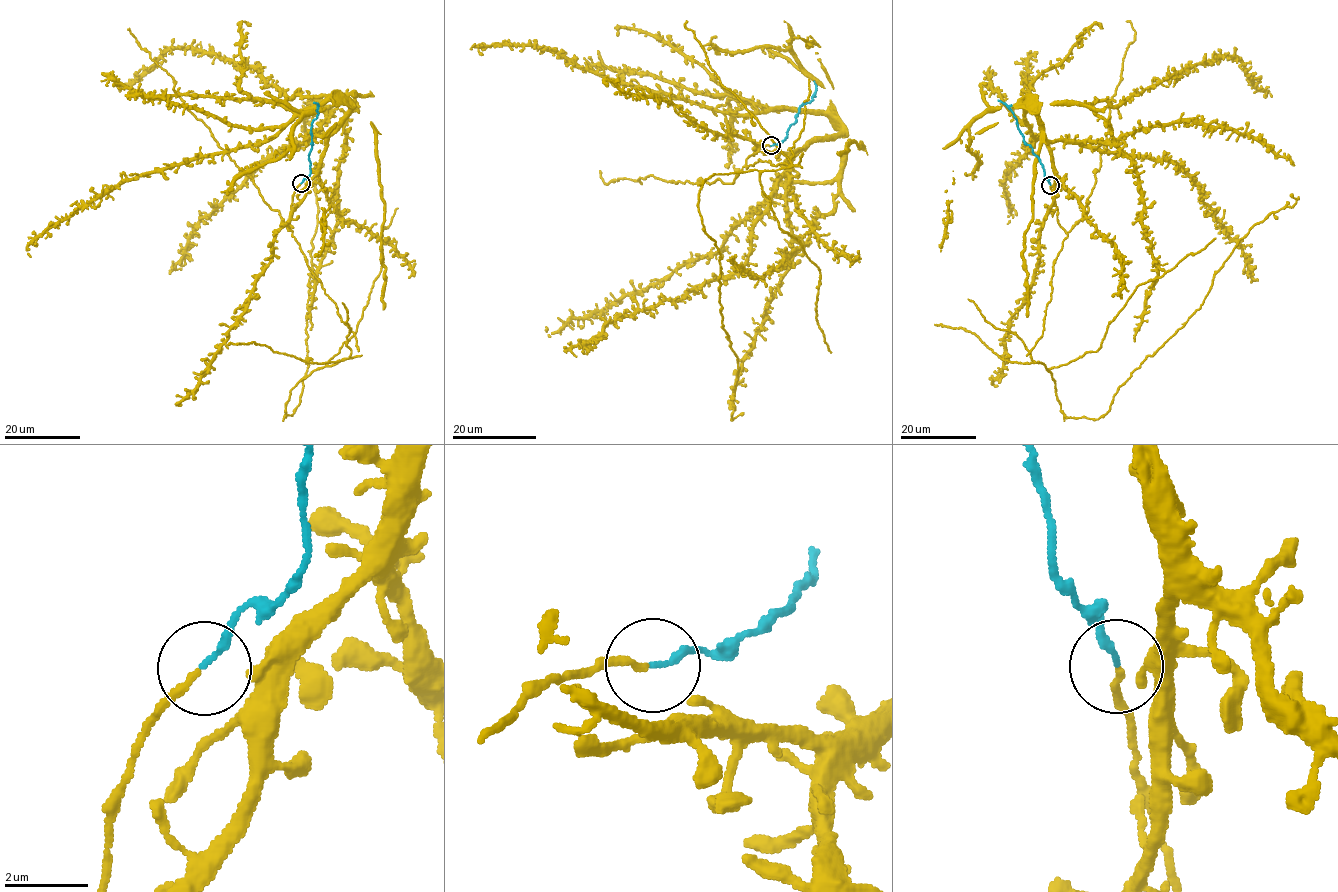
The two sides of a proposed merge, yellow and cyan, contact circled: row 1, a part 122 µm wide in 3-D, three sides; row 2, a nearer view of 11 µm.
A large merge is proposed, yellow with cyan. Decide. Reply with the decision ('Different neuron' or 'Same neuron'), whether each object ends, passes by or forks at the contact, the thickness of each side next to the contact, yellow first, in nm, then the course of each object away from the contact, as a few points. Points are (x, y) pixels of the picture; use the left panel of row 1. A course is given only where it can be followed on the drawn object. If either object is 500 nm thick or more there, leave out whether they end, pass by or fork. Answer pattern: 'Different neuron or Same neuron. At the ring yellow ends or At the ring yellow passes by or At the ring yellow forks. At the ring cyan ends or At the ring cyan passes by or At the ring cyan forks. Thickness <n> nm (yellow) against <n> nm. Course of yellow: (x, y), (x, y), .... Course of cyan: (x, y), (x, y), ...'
Same neuron. At the ring yellow passes by. At the ring cyan ends. Thickness 110 nm (yellow) against 150 nm. Course of yellow: (301, 183), (289, 228), (357, 341), (352, 357), (302, 378), (284, 417), (300, 402), (308, 364), (323, 163). Course of cyan: (301, 183), (310, 174), (310, 130), (318, 113), (314, 102)

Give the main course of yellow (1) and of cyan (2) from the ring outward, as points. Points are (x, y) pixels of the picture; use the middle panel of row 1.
1: (770, 145), (747, 168), (801, 160), (714, 174), (699, 193), (738, 360), (732, 417), (743, 413)
2: (770, 145), (785, 139), (799, 107), (812, 100), (814, 81)

